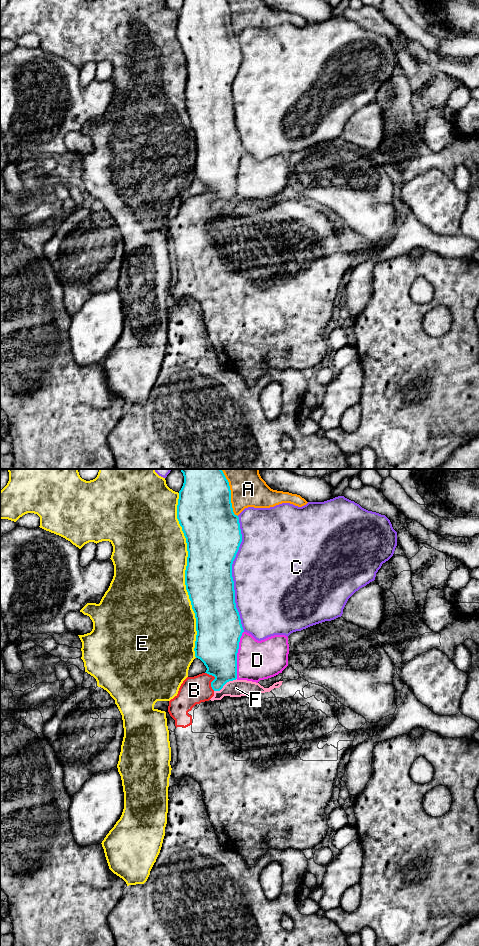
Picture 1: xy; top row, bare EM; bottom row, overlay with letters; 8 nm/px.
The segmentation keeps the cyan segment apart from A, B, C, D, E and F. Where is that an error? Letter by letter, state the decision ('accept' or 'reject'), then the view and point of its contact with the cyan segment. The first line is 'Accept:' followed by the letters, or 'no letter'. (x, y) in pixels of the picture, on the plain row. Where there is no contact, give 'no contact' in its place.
Accept: no letter
A: reject; meets cyan in xy at (230, 18)
B: reject; meets cyan in xy at (214, 199)
C: reject; meets cyan in xy at (231, 94)
D: reject; meets cyan in xy at (236, 175)
E: reject; meets cyan in xy at (185, 95)
F: reject; meets cyan in xy at (225, 203)

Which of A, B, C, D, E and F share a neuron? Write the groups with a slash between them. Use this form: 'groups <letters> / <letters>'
groups A / B F / C / D / E

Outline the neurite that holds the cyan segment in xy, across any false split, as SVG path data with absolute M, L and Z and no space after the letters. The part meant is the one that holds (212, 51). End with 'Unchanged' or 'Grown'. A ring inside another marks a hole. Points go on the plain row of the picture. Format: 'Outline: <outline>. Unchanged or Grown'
Outline: M184 0L179 11L177 39L187 63L185 105L196 138L195 177L206 186L205 193L215 197L211 202L212 209L220 211L227 202L237 199L237 173L244 152L236 128L232 97L232 84L242 62L242 54L239 37L233 32L228 0Z. Unchanged

